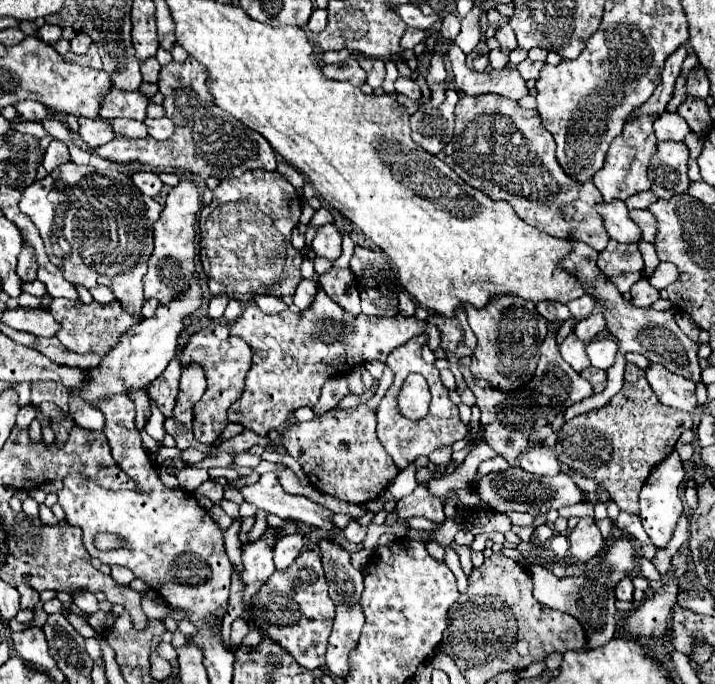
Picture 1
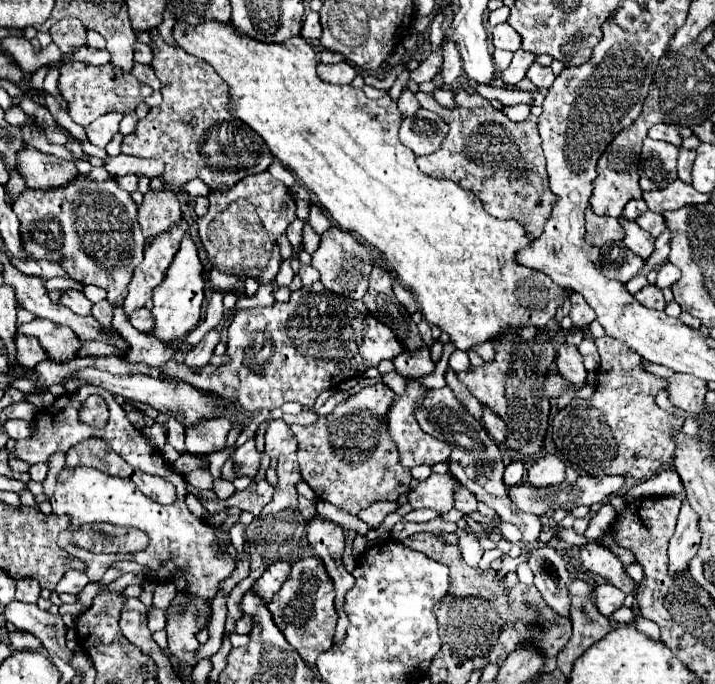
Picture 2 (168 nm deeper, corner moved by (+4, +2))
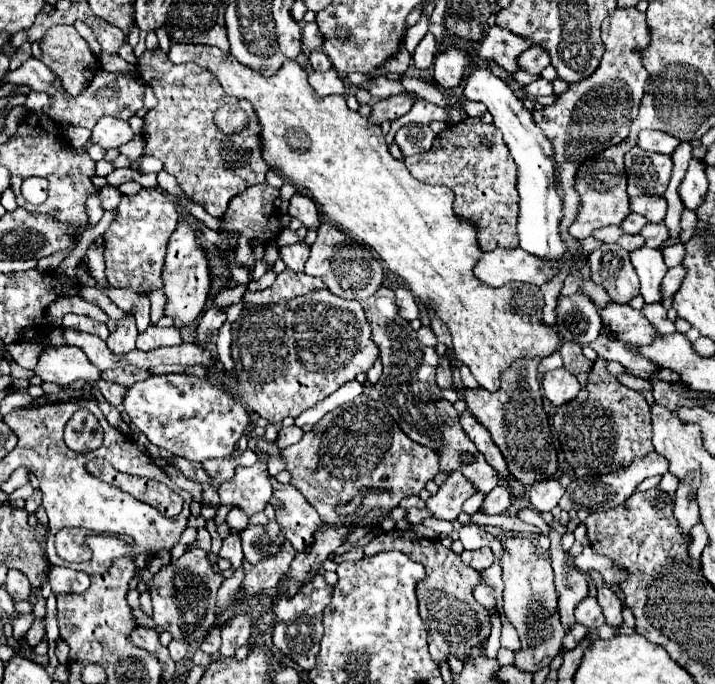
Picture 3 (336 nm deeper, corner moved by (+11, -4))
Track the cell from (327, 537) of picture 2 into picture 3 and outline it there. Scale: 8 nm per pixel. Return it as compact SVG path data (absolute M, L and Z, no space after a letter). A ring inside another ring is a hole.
M270 477L270 483L274 497L282 503L282 511L276 509L276 523L292 547L302 551L308 547L308 543L312 543L312 535L316 533L316 527L320 527L320 517L292 485L282 485L274 477Z

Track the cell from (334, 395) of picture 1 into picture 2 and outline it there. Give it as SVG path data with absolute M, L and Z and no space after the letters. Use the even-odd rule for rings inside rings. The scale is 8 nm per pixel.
M305 409L305 411L301 411L299 415L283 415L283 421L285 423L299 423L299 425L311 425L311 423L315 423L317 421L317 411L315 409Z

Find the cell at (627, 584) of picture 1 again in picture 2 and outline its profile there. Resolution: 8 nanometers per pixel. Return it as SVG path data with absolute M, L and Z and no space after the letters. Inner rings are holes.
M611 583L597 585L593 589L593 597L595 597L595 603L597 603L599 611L605 617L611 617L611 613L615 609L619 609L623 605L623 601L625 601L625 593L621 589L617 589L615 585L611 585Z

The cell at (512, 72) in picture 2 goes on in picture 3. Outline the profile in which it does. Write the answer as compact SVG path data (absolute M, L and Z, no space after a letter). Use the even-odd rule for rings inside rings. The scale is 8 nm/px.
M530 47L528 51L524 51L520 57L518 57L518 65L522 71L528 71L528 73L542 73L542 69L546 69L550 65L550 55L542 49L542 47Z

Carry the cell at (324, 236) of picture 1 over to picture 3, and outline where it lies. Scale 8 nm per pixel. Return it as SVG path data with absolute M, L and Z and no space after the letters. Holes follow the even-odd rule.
M294 193L292 199L290 199L290 207L288 207L288 215L294 217L294 219L300 219L304 227L316 227L318 225L318 209L316 209L316 203L302 195L302 193Z

